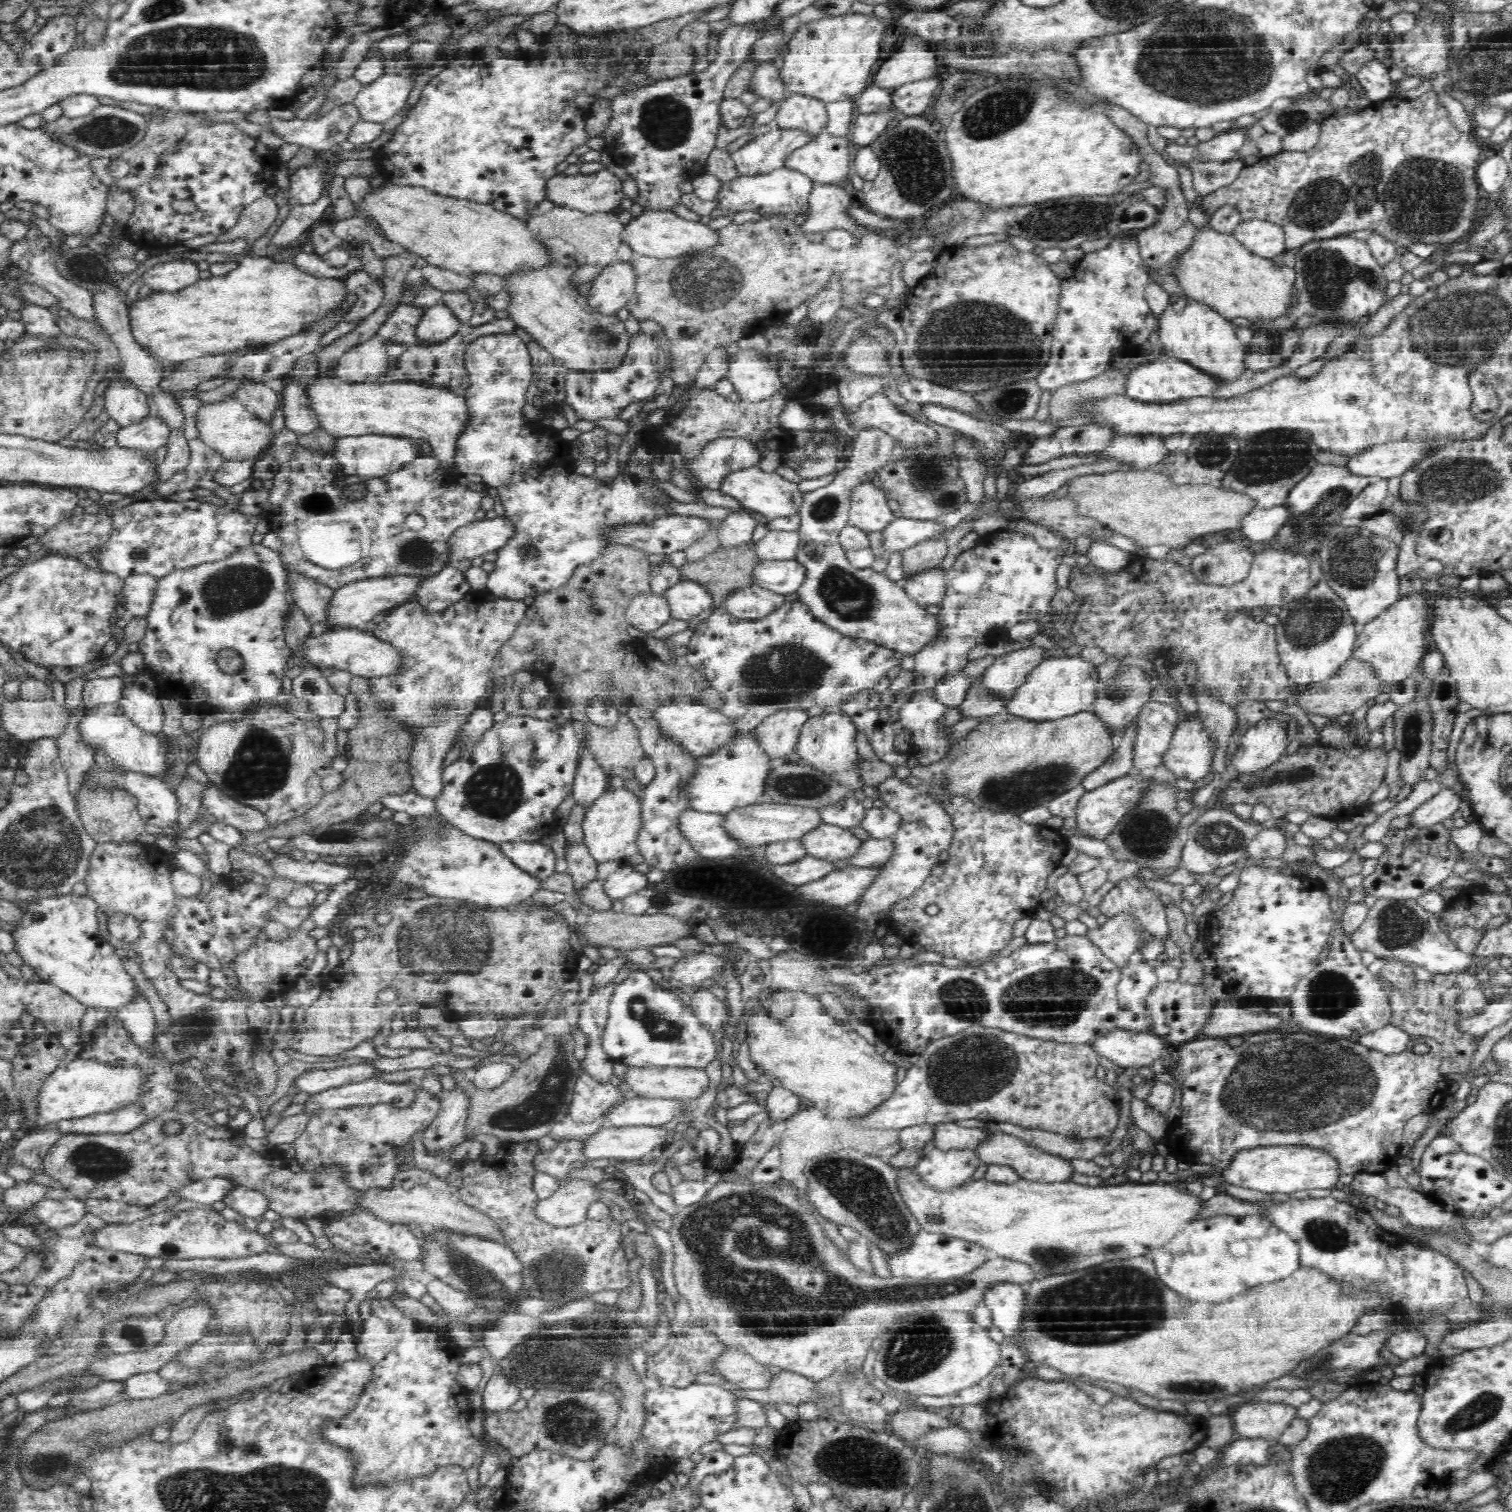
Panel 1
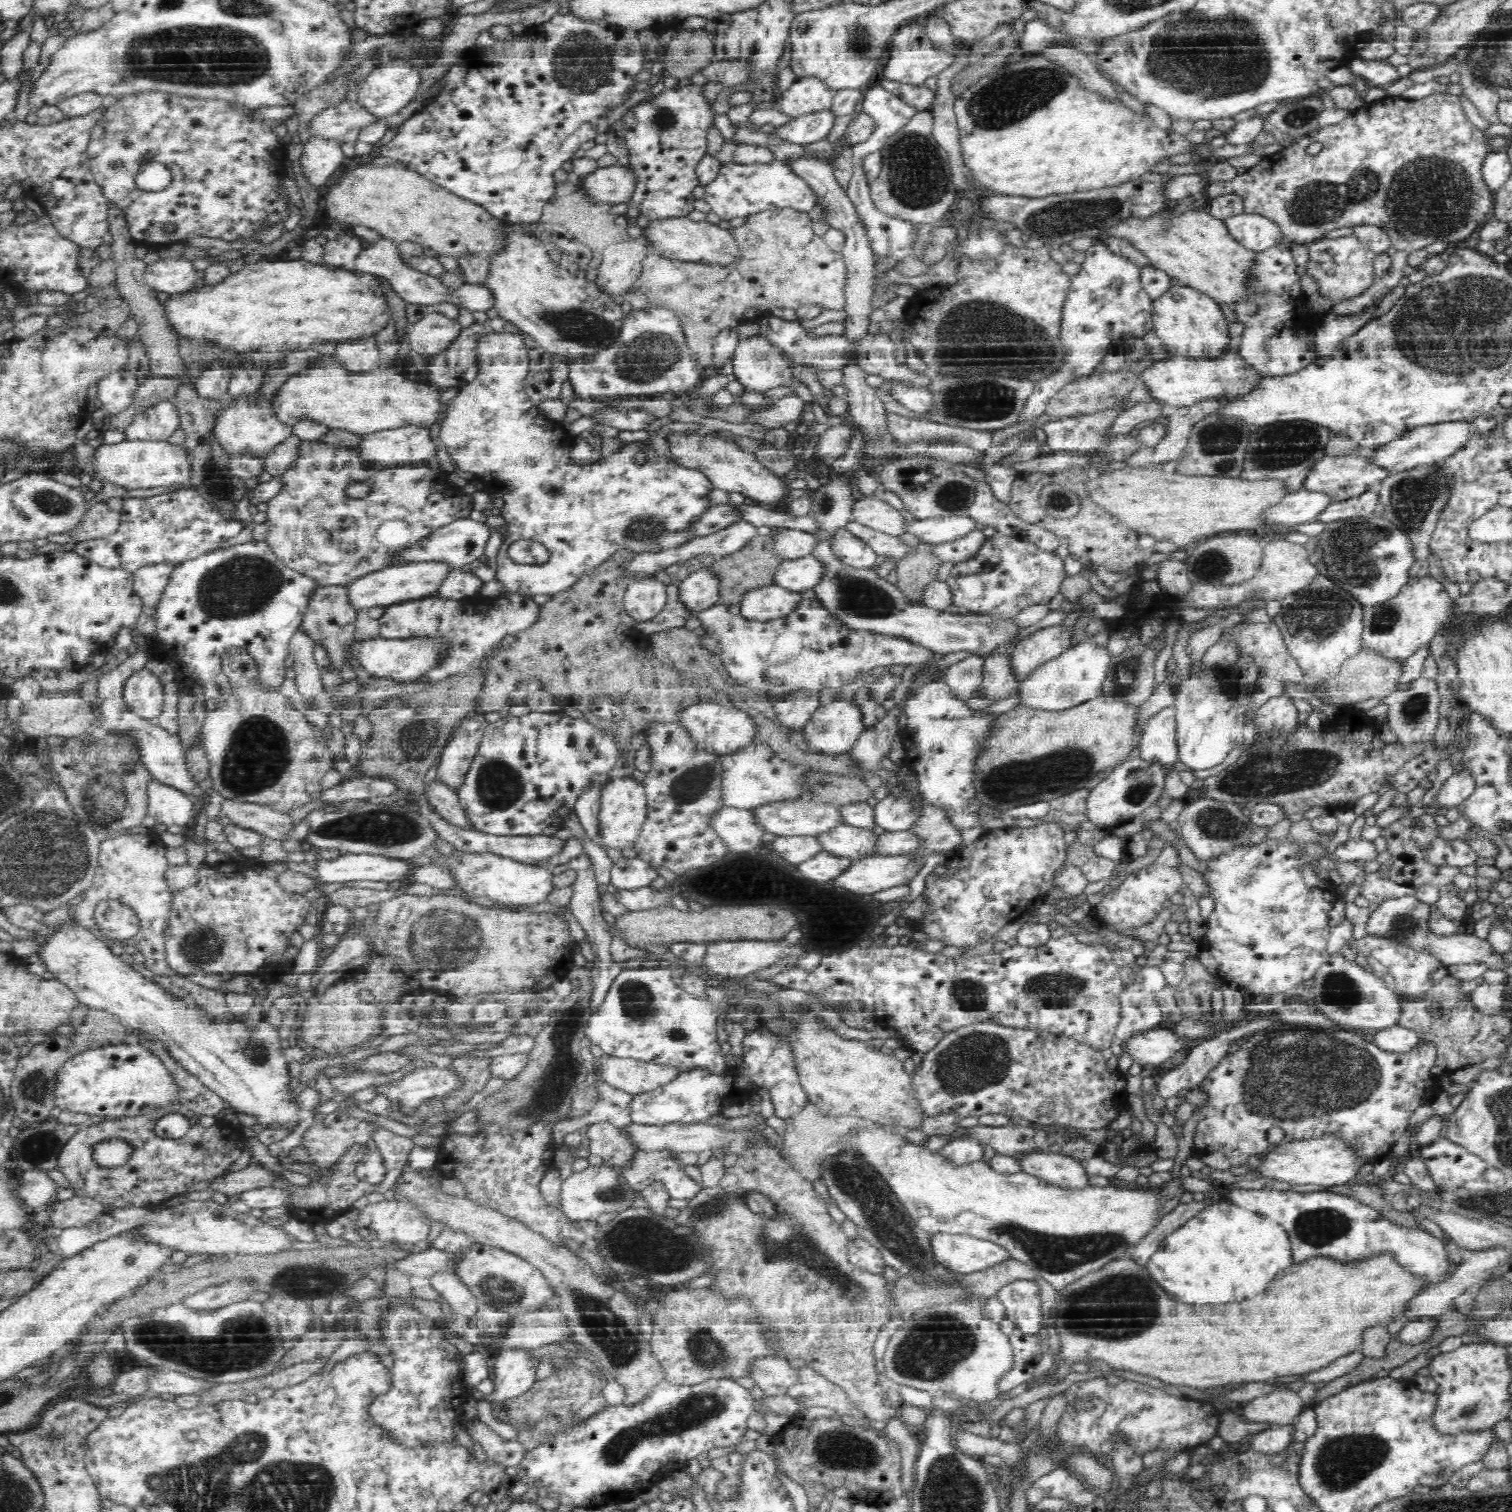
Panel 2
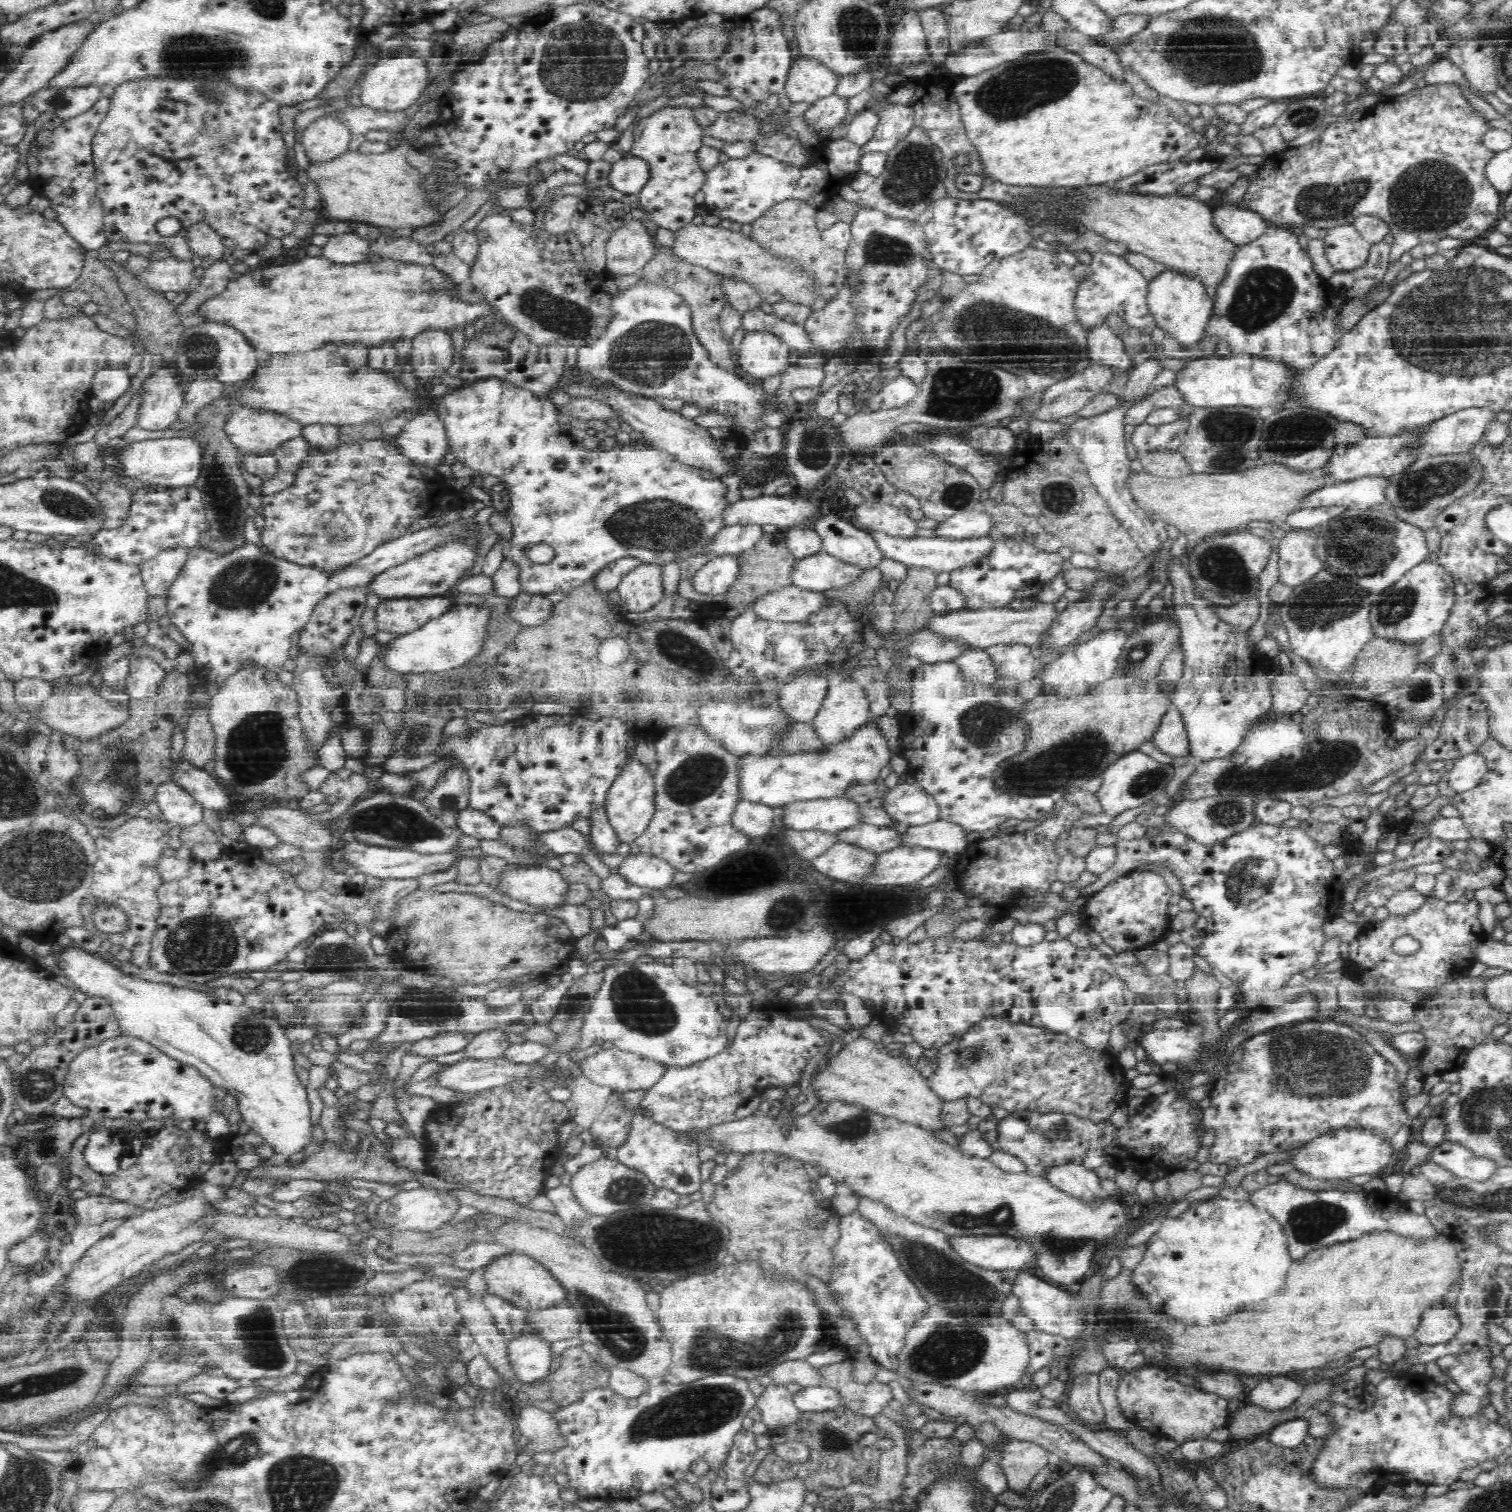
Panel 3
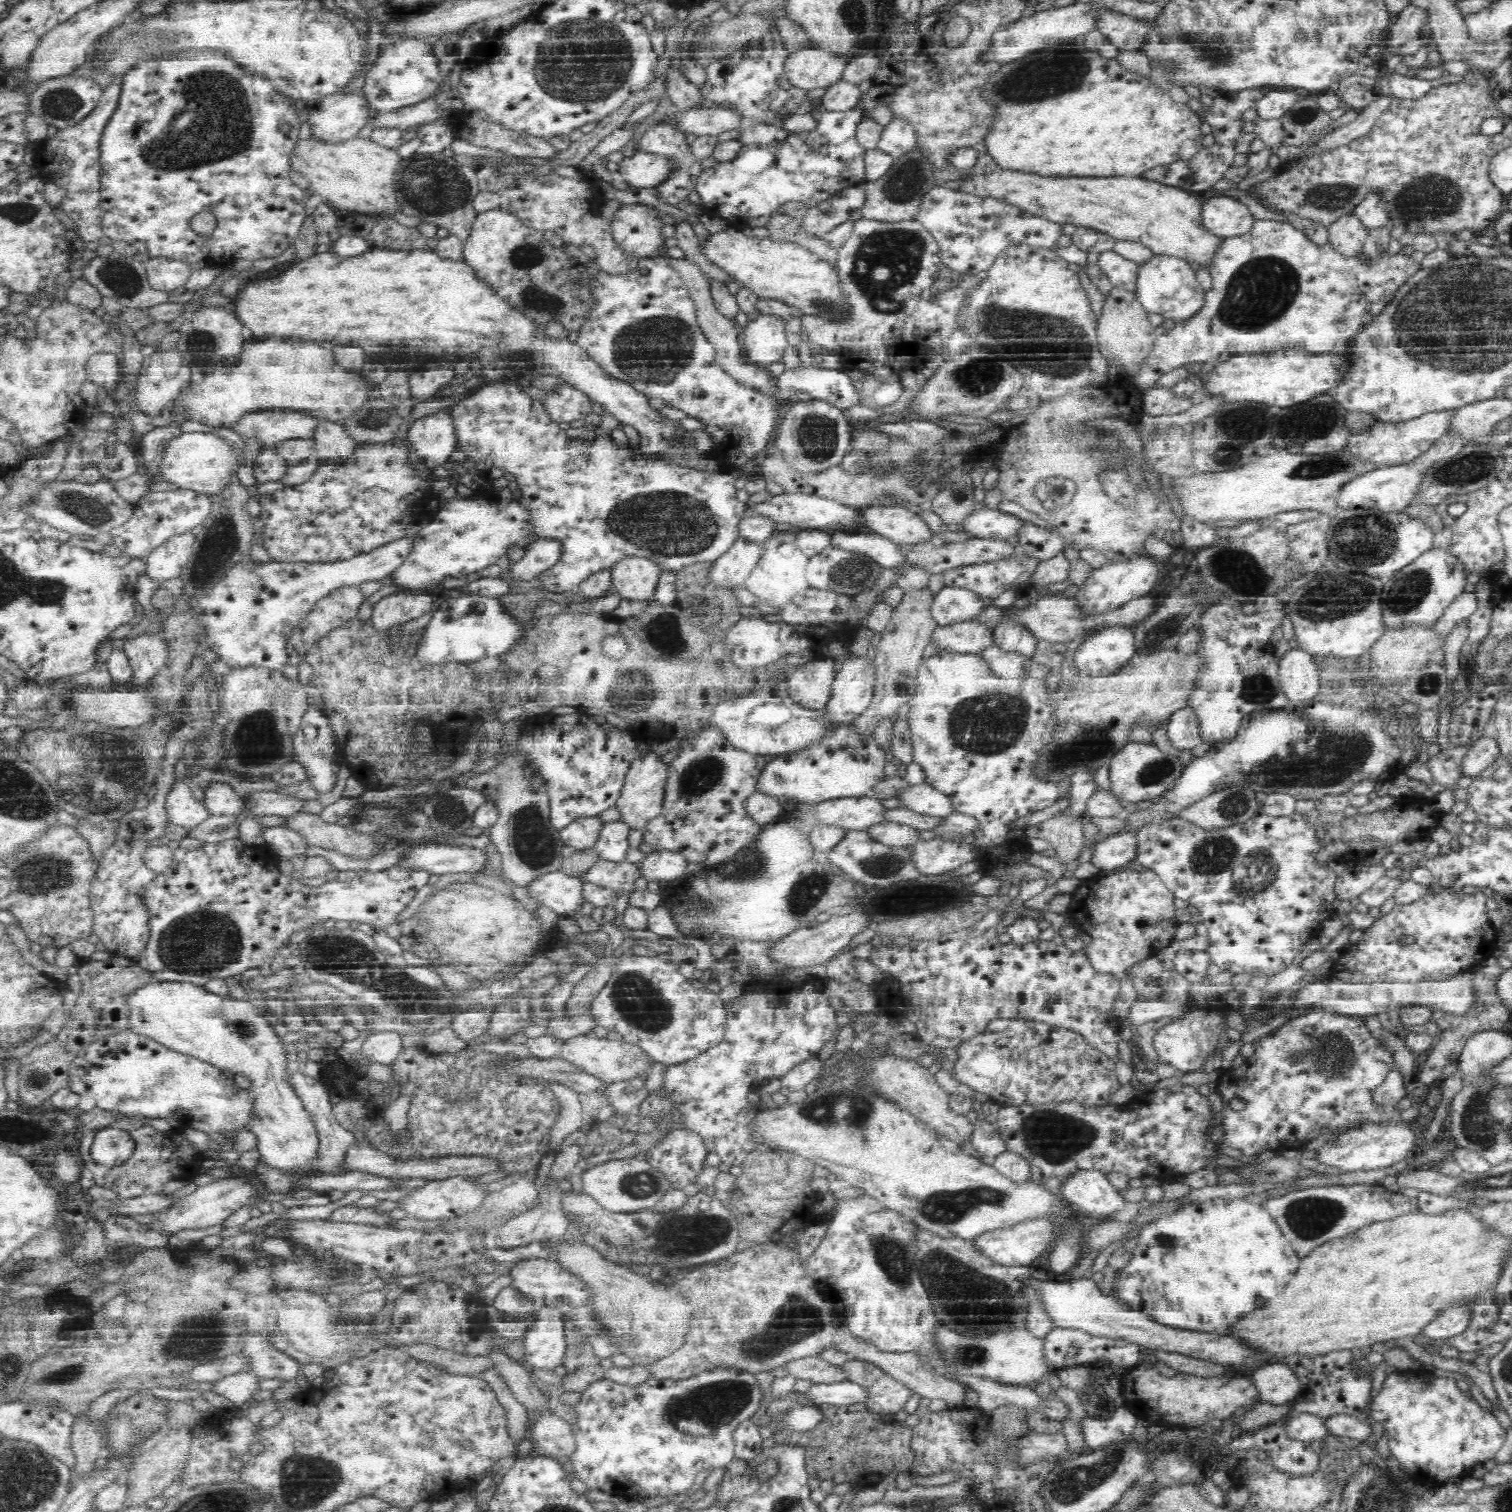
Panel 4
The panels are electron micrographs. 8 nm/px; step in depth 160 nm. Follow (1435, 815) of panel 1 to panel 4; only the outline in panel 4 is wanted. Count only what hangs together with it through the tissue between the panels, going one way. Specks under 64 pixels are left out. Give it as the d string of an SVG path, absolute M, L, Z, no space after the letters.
M1493 731L1474 742L1472 750L1468 752L1464 762L1465 780L1474 779L1481 771L1501 757L1501 754L1500 743L1498 743L1498 738Z

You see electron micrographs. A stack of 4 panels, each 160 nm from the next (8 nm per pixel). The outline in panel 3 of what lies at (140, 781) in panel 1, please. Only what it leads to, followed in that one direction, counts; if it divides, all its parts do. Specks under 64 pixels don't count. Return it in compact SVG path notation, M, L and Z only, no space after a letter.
M176 781L158 787L154 800L164 819L173 825L190 826L203 821L203 807Z

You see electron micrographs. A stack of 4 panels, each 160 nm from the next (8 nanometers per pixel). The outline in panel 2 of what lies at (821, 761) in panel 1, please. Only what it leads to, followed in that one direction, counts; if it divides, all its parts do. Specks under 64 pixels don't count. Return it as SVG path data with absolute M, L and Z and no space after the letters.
M854 697L820 705L802 730L816 750L836 754L846 753L865 729L861 706Z

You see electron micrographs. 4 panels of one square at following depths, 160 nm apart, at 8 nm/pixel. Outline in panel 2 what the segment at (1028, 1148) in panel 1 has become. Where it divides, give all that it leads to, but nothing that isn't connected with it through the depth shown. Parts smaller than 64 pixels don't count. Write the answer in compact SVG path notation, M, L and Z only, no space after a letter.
M1030 1155L1021 1165L1045 1183L1073 1191L1090 1187L1090 1176L1079 1160L1064 1155Z

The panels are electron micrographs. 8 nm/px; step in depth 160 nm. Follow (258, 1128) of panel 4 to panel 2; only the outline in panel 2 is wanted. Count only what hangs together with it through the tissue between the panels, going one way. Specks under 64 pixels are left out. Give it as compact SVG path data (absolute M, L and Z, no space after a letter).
M72 920L59 926L61 929L48 936L48 942L40 946L38 953L46 963L47 970L52 972L56 979L72 988L79 1002L89 1008L103 1008L112 1013L129 1036L133 1036L142 1044L154 1043L160 1051L166 1051L179 1067L218 1093L228 1106L232 1106L238 1113L244 1112L256 1118L256 1124L263 1124L270 1130L288 1131L288 1134L300 1124L306 1112L302 1110L297 1097L290 1090L289 1062L284 1053L286 1044L281 1040L276 1027L264 1020L258 1024L248 1024L246 1013L239 1017L214 1017L209 1009L198 1005L191 998L176 996L156 981L147 980L132 969L131 965L123 963L119 956L114 955L101 939L73 924Z

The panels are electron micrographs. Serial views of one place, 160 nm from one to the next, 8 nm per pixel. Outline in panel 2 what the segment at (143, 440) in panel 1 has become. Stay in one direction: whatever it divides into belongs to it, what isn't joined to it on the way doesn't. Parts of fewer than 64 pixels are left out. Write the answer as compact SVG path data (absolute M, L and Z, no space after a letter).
M167 399L139 414L124 433L128 439L167 440L179 425L179 412Z

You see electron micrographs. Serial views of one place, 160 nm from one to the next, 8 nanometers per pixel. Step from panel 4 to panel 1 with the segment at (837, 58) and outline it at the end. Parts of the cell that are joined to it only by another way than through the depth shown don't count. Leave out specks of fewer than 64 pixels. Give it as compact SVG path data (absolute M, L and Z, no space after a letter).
M789 92L777 110L773 126L805 128L819 133L827 124L827 102L801 92Z

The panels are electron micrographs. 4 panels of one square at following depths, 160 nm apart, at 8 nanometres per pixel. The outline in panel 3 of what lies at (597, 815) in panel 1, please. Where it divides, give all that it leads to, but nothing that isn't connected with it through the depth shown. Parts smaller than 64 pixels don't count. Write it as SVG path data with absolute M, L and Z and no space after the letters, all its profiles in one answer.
M630 754L626 767L610 788L605 812L609 822L616 829L621 842L634 841L640 836L654 818L657 811L657 782L650 768L634 754Z

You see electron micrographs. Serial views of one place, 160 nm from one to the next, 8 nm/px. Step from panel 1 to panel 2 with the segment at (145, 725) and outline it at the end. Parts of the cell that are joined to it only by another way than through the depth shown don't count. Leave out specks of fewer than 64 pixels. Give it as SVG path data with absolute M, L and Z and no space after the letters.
M142 667L130 674L122 695L127 706L142 718L157 718L161 713L164 686L148 668Z

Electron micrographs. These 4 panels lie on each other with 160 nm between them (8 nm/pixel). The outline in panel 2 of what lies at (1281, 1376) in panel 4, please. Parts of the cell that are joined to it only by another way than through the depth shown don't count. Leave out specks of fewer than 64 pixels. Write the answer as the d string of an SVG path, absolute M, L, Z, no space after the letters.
M1273 1387L1270 1392L1252 1398L1243 1408L1243 1415L1248 1420L1255 1420L1256 1422L1258 1420L1267 1420L1268 1422L1275 1422L1276 1425L1290 1424L1294 1416L1300 1412L1304 1402L1305 1400L1300 1396L1299 1392L1289 1388Z

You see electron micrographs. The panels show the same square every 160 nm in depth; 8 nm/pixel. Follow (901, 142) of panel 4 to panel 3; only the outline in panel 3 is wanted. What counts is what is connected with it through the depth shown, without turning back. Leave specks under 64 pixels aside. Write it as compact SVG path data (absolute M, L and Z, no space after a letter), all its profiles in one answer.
M879 99L871 104L874 111L879 114L880 120L876 127L873 139L863 146L865 152L889 152L904 140L915 127L912 109L907 105L880 106Z

